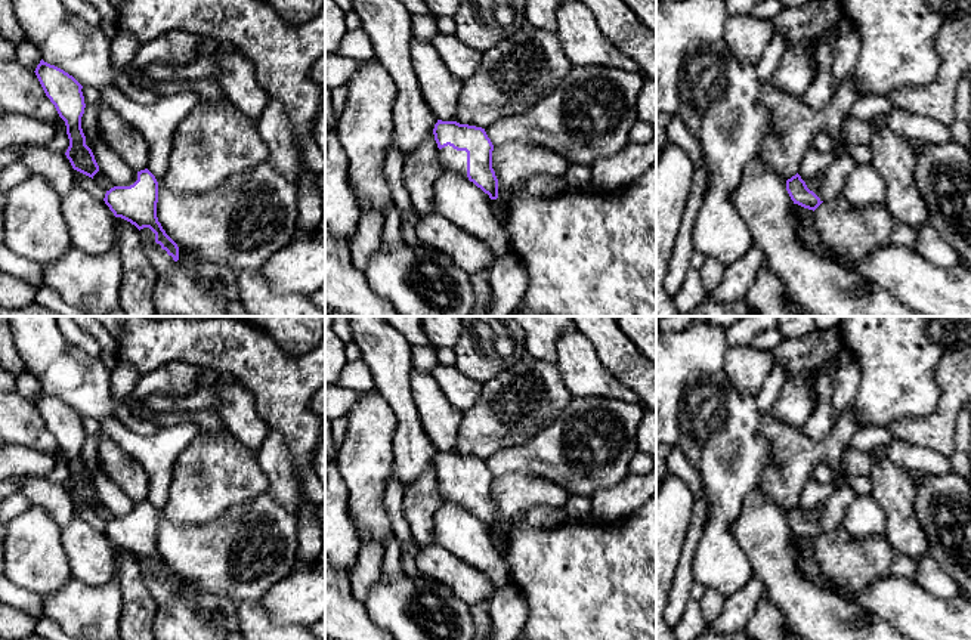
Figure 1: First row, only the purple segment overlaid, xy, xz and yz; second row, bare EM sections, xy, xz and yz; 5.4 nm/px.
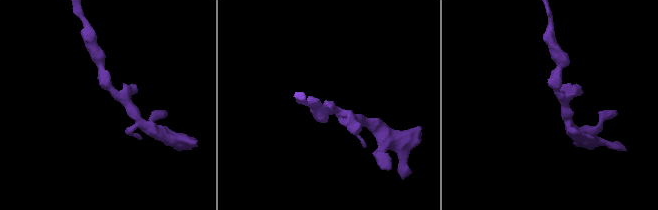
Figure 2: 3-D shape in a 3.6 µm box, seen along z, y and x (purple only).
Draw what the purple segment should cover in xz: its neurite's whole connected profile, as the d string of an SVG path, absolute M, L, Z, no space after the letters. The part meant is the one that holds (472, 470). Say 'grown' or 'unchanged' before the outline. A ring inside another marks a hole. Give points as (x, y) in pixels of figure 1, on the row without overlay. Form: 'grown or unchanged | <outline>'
grown | M437 451L433 466L445 503L467 507L491 531L497 531L498 510L492 500L494 476L485 460Z

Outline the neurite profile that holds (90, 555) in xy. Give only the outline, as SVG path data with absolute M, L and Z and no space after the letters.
M75 516L62 529L61 541L67 553L71 578L89 585L109 582L115 573L115 547L103 531L96 531Z

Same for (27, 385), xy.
M25 368L15 378L16 378L16 393L28 401L35 402L37 396L41 392L37 377L28 368Z

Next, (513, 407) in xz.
M526 355L482 384L476 404L463 412L455 452L488 460L505 448L522 445L550 426L572 399L556 364Z

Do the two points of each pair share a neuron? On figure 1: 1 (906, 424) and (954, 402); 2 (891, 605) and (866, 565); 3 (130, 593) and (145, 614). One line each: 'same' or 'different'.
1: same
2: different
3: same

